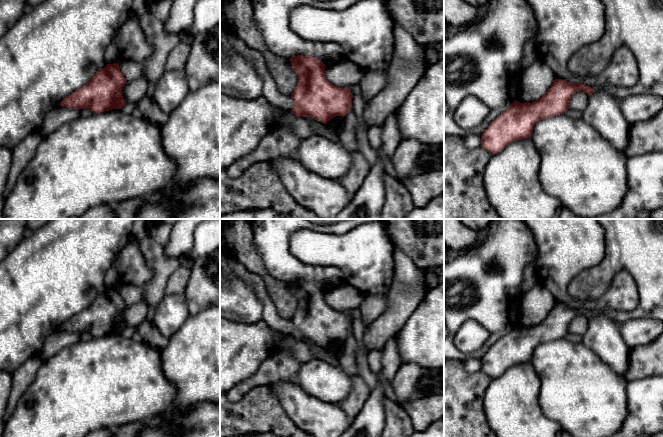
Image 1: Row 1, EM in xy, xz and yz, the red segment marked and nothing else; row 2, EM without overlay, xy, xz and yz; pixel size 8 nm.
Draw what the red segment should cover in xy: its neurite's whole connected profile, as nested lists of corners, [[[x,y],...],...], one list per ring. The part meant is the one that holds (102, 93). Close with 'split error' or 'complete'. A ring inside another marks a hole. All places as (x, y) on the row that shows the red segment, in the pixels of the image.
[[[118,63],[107,64],[103,69],[97,71],[85,86],[64,98],[60,106],[70,109],[88,109],[93,113],[121,109],[127,103],[121,92],[126,82]]]; complete

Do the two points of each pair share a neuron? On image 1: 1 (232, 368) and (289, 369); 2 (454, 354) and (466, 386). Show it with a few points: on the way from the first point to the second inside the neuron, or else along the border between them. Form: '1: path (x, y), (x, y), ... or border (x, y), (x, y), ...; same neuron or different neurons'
1: border (274, 352), (262, 362), (253, 374), (238, 382); different neurons
2: border (454, 359), (464, 362); different neurons

